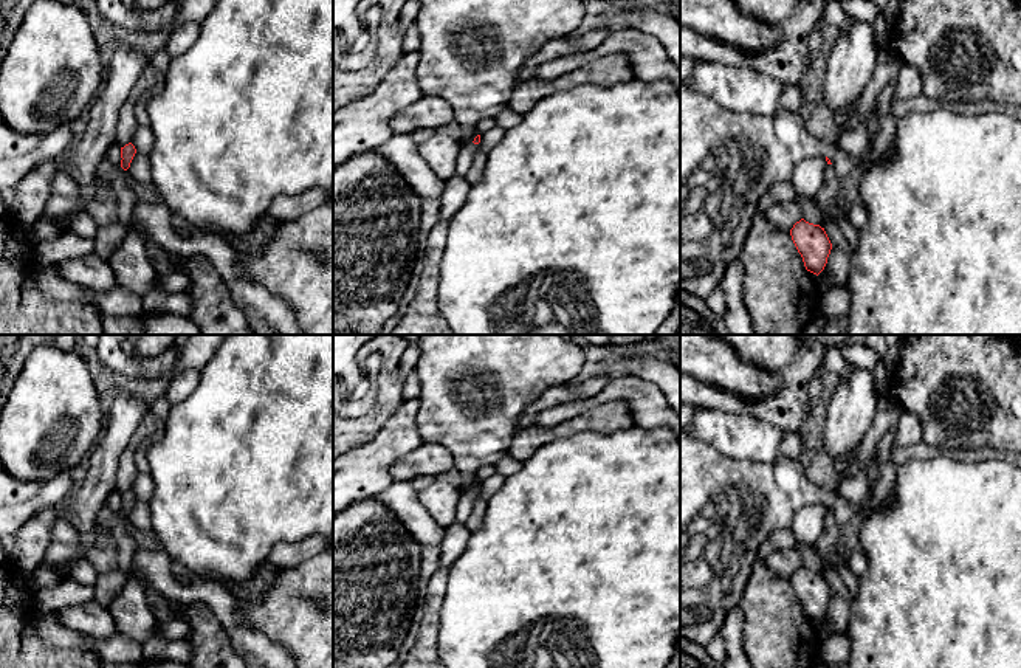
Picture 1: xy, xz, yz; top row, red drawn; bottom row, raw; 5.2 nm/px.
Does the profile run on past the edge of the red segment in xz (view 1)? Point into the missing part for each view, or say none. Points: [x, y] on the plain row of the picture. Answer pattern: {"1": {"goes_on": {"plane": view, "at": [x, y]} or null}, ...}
{"1": {"goes_on": {"plane": "xz", "at": [464, 509]}}}

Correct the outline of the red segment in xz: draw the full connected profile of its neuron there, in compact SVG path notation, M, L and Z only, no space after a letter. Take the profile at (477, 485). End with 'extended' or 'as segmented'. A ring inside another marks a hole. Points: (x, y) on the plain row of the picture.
M477 482L471 490L463 490L457 508L455 508L455 521L460 524L466 524L471 511L473 504L479 498L480 482Z | extended

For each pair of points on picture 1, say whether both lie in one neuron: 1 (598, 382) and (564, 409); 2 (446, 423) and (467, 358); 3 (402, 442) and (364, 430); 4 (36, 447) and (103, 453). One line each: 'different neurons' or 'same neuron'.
1: different neurons
2: same neuron
3: different neurons
4: different neurons

